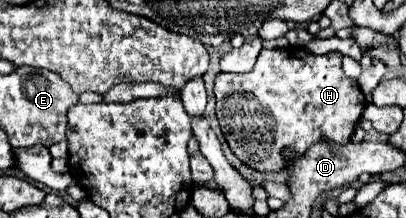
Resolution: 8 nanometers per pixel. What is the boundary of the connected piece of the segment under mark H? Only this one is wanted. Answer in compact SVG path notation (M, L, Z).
M275 48L275 50L261 50L257 64L247 74L227 74L221 72L215 78L215 98L217 98L217 118L223 130L223 136L233 150L233 154L253 170L259 172L281 172L287 168L287 150L289 160L303 156L311 144L327 140L333 144L347 144L353 136L355 124L359 122L365 96L357 82L347 78L341 70L341 54L329 52L317 56L307 48Z

